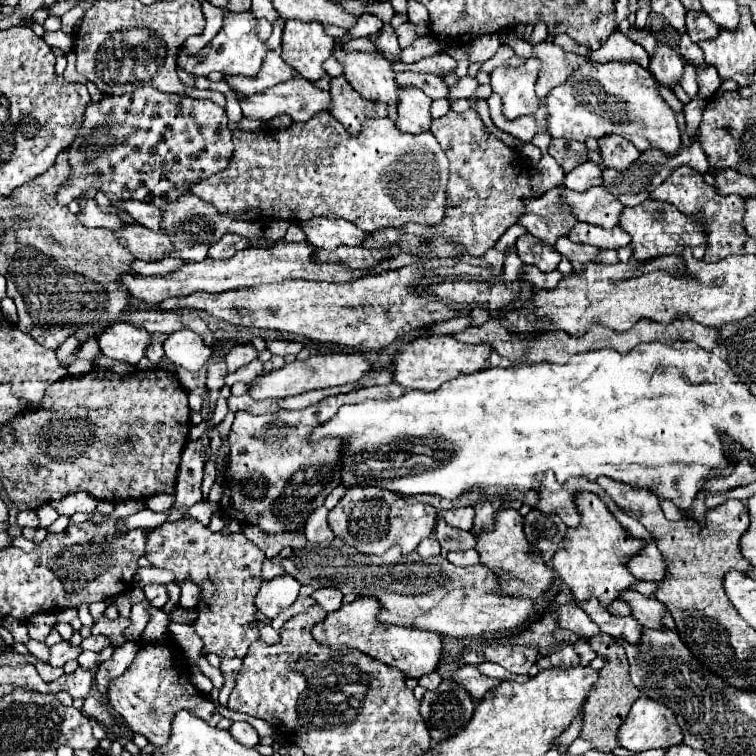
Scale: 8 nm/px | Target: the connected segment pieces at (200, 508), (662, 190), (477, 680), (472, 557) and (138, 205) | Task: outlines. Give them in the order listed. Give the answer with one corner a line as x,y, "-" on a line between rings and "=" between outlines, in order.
203,499
189,510
189,516
200,521
204,526
209,527
210,518
220,509
219,504
213,504
208,499
=
677,167
667,181
663,181
651,195
655,201
667,201
675,205
681,213
691,213
691,217
699,217
699,223
705,231
707,237
707,251
705,251
705,261
715,263
719,259
725,259
727,255
741,255
745,241
749,239
745,227
743,227
743,215
745,215
745,201
737,195
721,196
713,185
707,185
703,181
703,175
697,173
695,169
687,167
=
465,665
465,667
461,667
459,671
455,671
453,679
455,679
461,687
465,687
467,693
469,693
473,699
477,699
477,701
481,701
487,691
491,691
493,687
497,687
497,685
501,683
501,679
491,679
491,677
481,675
479,669
473,667
473,665
=
467,549
467,551
459,551
459,553
449,553
447,559
453,565
477,565
479,563
479,553
475,549
=
119,201
115,205
125,209
137,223
141,223
153,231
163,231
163,225
161,225
163,213
159,207
155,207
151,203
141,203
141,201

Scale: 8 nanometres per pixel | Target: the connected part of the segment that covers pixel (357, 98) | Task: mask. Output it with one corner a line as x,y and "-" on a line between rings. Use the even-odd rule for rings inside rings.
333,77
329,91
333,97
333,107
329,109
329,113
339,123
343,123
349,135
359,135
363,119
387,117
387,107
383,103
363,99
343,77

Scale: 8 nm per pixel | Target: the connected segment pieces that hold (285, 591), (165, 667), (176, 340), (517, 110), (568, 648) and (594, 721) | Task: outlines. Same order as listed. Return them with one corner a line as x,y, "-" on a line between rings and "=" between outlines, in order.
281,575
271,581
261,581
259,593
255,597
255,605
265,617
273,619
283,609
291,607
291,603
295,603
299,589
301,589
301,583
291,575
=
167,639
167,643
141,643
139,653
135,655
129,669
111,681
109,687
109,703
113,709
125,719
125,723
135,731
149,739
151,745
163,745
171,733
171,719
175,711
187,709
189,713
203,717
209,725
217,725
221,715
217,713
215,705
205,699
183,675
183,671
175,669
175,659
179,659
177,651
169,645
175,645
=
189,329
171,333
163,347
167,359
187,371
199,371
213,353
213,349
207,347
203,339
199,339
199,335
195,335
=
531,57
519,67
501,67
491,73
491,87
503,99
503,115
517,119
521,115
533,115
539,109
539,97
535,83
541,63
=
565,643
563,649
551,653
549,655
549,665
551,667
571,667
571,665
579,665
579,655
575,655
573,643
=
599,633
595,637
595,641
589,641
589,645
597,651
597,655
607,657
607,663
601,669
599,681
597,681
595,689
591,691
591,695
587,697
587,703
583,707
583,729
581,729
579,737
585,739
585,741
591,741
597,751
613,753
613,749
619,747
617,731
623,725
623,719
627,719
633,701
637,697
641,697
641,695
637,691
637,687
629,679
627,655
625,655
625,649
621,649
621,643
615,637
611,637
607,633

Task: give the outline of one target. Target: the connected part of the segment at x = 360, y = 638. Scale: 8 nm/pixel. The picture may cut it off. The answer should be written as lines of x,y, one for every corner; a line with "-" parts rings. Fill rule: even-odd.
357,597
349,605
341,605
339,611
329,613
323,625
315,625
315,639
329,647
351,647
371,655
377,661
393,665
403,671
405,677
423,677
437,669
441,661
441,637
431,631
415,627
397,627
379,623
379,601
371,597

